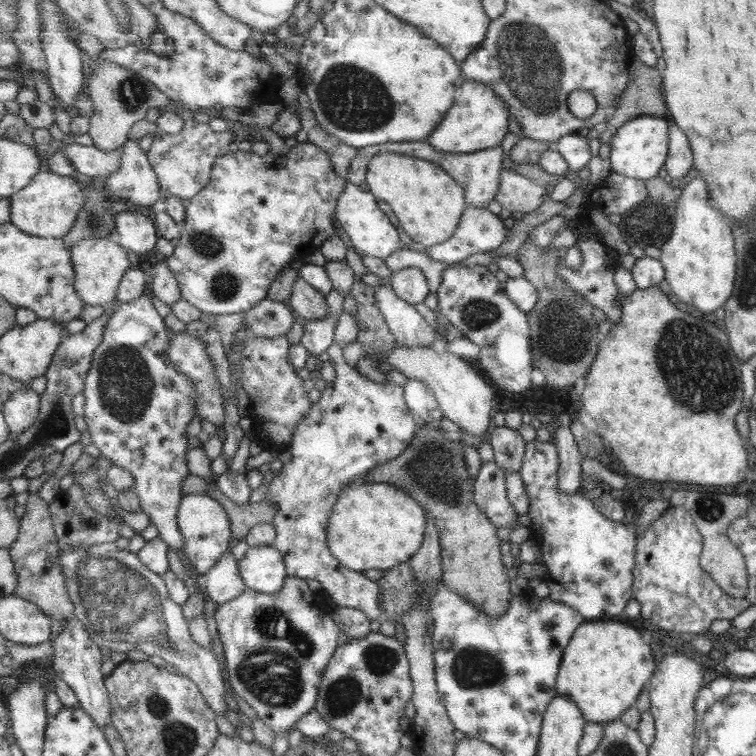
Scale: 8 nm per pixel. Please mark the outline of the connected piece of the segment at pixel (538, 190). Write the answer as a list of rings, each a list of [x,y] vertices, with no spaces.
[[[505,169],[502,175],[501,191],[497,201],[514,215],[525,215],[536,210],[546,196],[545,186],[535,177],[522,176],[512,169]]]

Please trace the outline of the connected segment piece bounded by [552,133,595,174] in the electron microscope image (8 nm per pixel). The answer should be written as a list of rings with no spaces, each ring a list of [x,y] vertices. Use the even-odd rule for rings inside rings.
[[[577,133],[562,136],[558,142],[552,144],[552,148],[565,157],[572,172],[583,174],[595,153],[595,145]]]

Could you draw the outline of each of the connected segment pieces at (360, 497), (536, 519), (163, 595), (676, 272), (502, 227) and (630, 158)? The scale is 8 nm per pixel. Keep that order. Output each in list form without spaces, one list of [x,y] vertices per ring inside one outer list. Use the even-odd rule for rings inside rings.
[[[380,482],[352,484],[342,491],[329,528],[329,545],[342,565],[356,571],[388,571],[408,564],[421,550],[429,530],[429,515],[405,489]]]
[[[537,438],[525,444],[525,455],[519,473],[526,492],[529,493],[530,506],[527,510],[531,524],[539,526],[538,538],[532,538],[541,552],[541,560],[546,567],[543,581],[550,589],[549,597],[570,605],[583,616],[586,621],[611,620],[613,616],[625,610],[631,599],[631,588],[635,564],[636,534],[627,521],[616,522],[600,514],[593,502],[578,493],[561,493],[557,482],[560,478],[560,452],[553,441],[538,440]]]
[[[106,543],[93,547],[72,547],[62,552],[62,563],[65,564],[66,577],[69,581],[69,592],[73,601],[77,604],[77,618],[86,628],[89,628],[91,636],[99,645],[108,647],[114,651],[130,653],[132,650],[142,650],[149,656],[163,657],[167,664],[173,664],[178,672],[189,676],[205,693],[206,700],[220,716],[228,712],[226,702],[226,678],[224,668],[216,654],[200,643],[196,642],[191,631],[191,622],[184,616],[184,608],[178,604],[169,591],[166,579],[153,572],[144,564],[139,553],[121,549],[119,544]]]
[[[699,175],[691,179],[688,184],[681,186],[681,195],[677,200],[677,207],[673,230],[669,239],[659,249],[660,262],[665,270],[665,279],[671,293],[680,301],[680,305],[692,304],[702,312],[721,310],[732,295],[736,274],[735,242],[731,220],[717,208],[713,207],[709,199],[709,188],[706,181]]]
[[[468,205],[462,222],[452,239],[429,247],[426,252],[434,260],[456,264],[481,252],[493,252],[508,240],[506,222],[487,208]]]
[[[636,114],[614,133],[610,141],[609,161],[614,172],[643,181],[658,177],[668,152],[668,123],[664,116]]]

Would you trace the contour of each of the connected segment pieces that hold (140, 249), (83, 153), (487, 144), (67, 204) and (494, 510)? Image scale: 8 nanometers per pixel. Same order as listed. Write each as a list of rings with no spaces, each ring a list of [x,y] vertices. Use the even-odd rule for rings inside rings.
[[[134,210],[118,211],[117,229],[121,236],[119,243],[142,256],[156,250],[156,244],[161,237],[154,220]]]
[[[77,143],[65,145],[63,150],[67,157],[74,161],[76,168],[90,177],[110,177],[117,173],[122,166],[125,146],[114,152],[106,152],[96,145],[87,146]]]
[[[466,80],[448,116],[441,126],[430,135],[430,144],[446,152],[471,153],[500,147],[506,134],[510,132],[509,104],[496,93],[496,89],[485,82]]]
[[[42,171],[37,174],[29,187],[18,192],[12,199],[12,223],[17,224],[24,232],[42,238],[65,238],[69,235],[82,209],[88,203],[88,194],[70,176],[62,176],[52,171]]]
[[[489,461],[482,465],[476,479],[475,495],[478,506],[498,527],[513,530],[520,514],[514,510],[514,503],[510,500],[507,472],[496,461]]]

